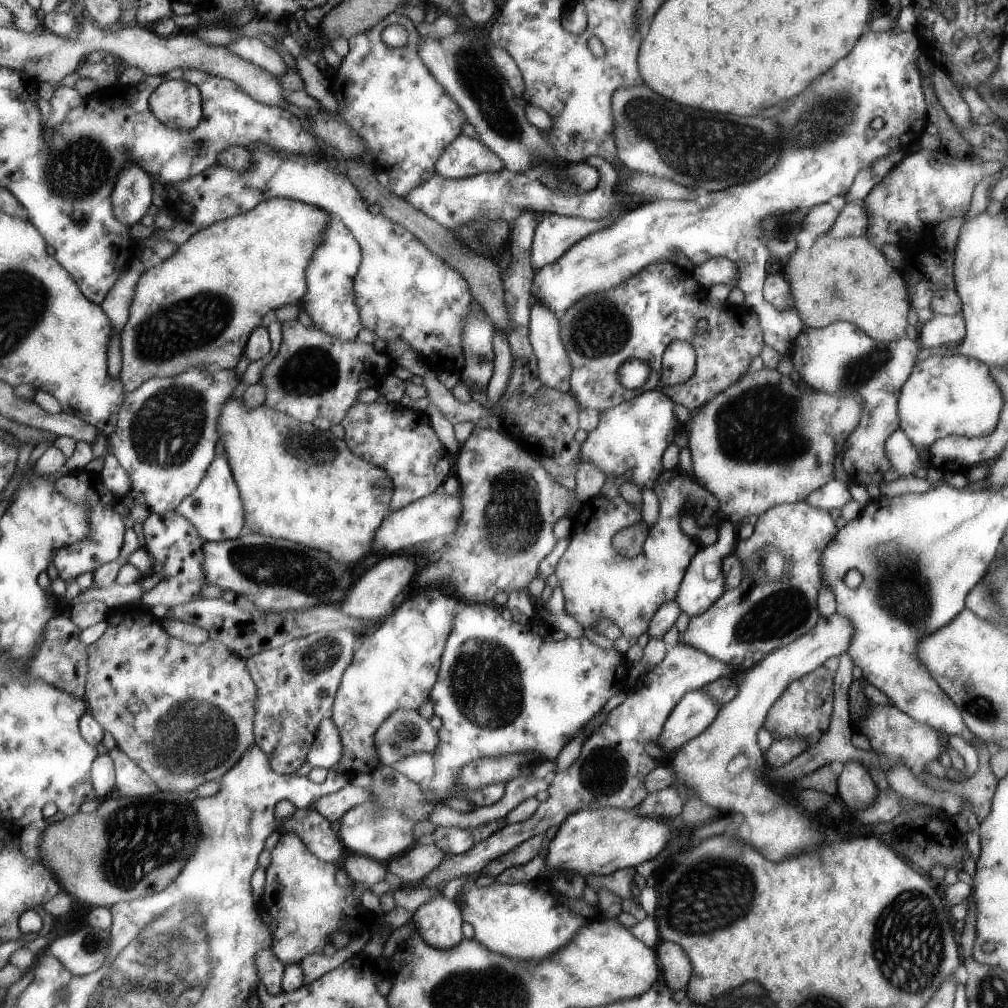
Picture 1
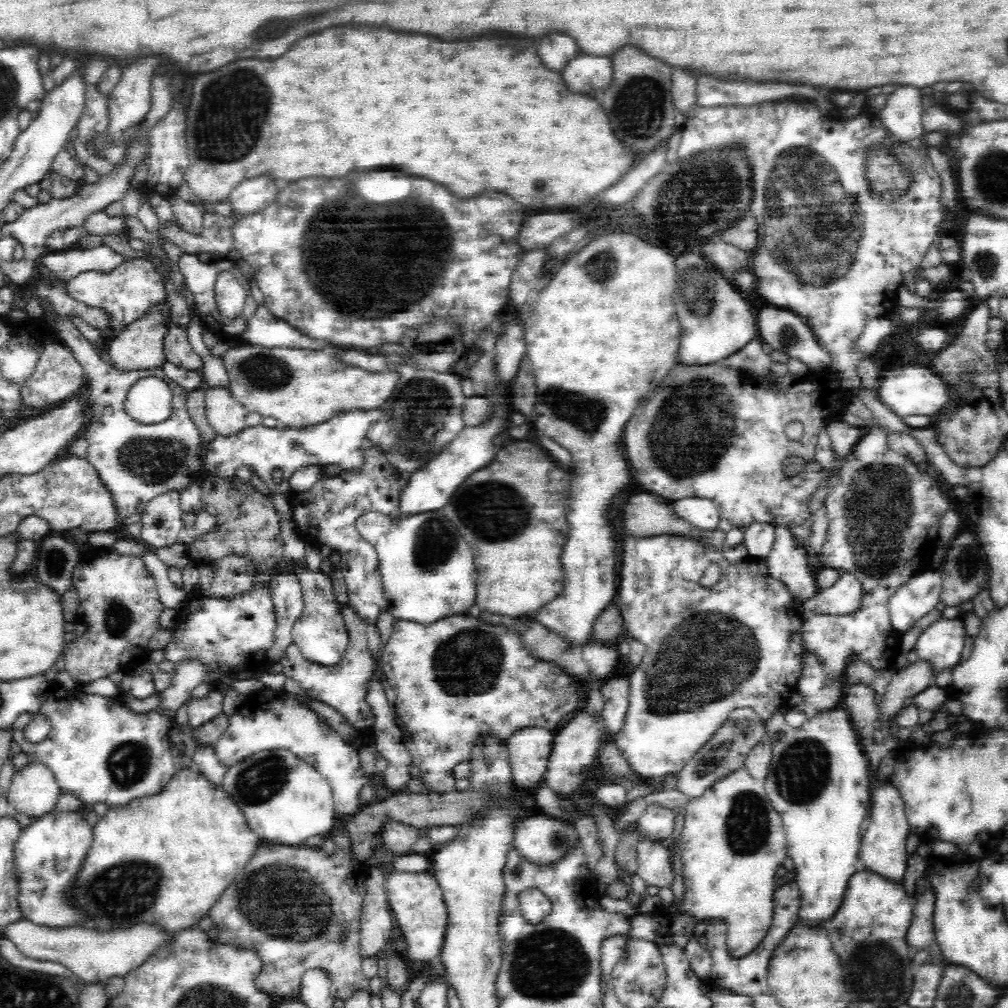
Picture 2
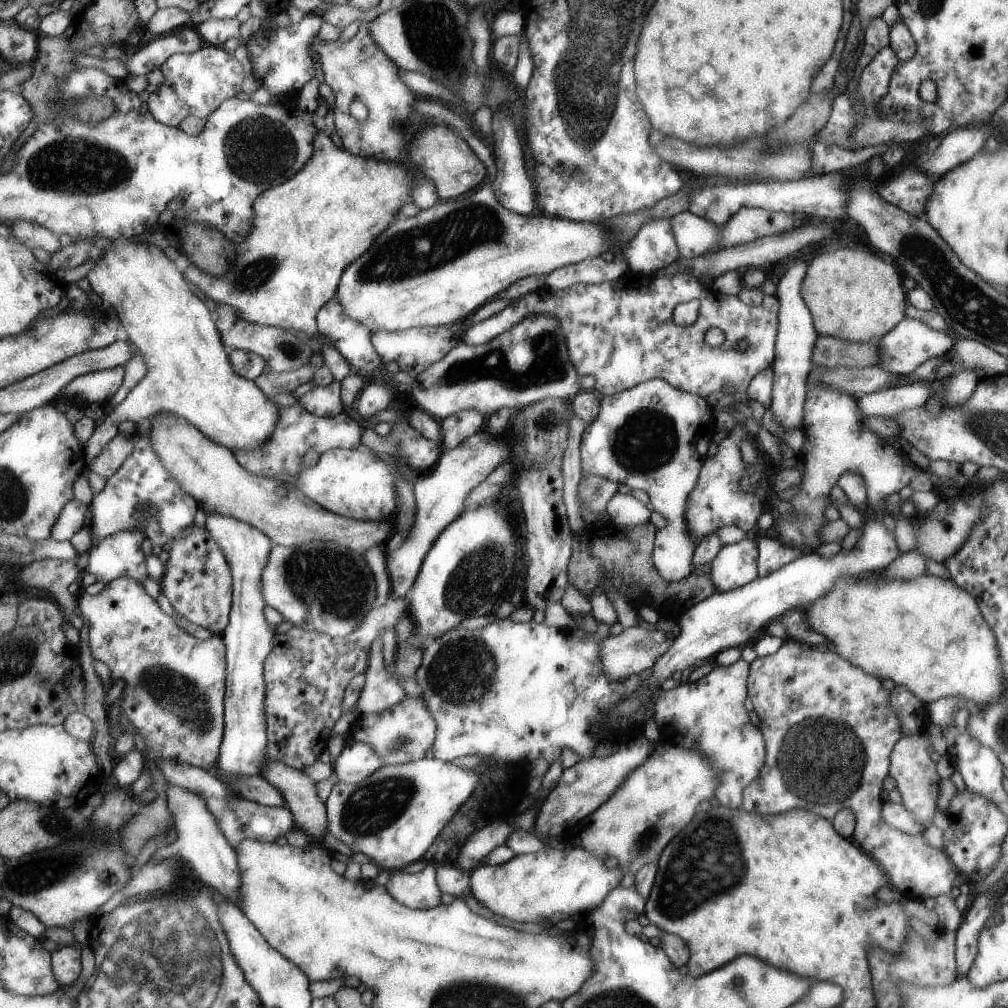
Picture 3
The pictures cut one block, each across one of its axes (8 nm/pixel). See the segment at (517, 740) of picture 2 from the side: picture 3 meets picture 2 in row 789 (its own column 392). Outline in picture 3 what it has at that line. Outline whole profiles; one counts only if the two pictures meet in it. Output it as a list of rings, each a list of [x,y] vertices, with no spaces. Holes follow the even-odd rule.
[[[161,411],[152,414],[150,442],[153,442],[166,470],[174,475],[186,494],[197,499],[206,514],[214,512],[250,523],[269,535],[274,544],[291,547],[298,542],[324,540],[337,542],[364,555],[370,546],[385,545],[395,533],[393,520],[368,522],[346,518],[326,510],[302,494],[296,485],[252,474],[237,461],[233,451],[220,446],[208,435],[202,434],[193,423],[173,413]]]

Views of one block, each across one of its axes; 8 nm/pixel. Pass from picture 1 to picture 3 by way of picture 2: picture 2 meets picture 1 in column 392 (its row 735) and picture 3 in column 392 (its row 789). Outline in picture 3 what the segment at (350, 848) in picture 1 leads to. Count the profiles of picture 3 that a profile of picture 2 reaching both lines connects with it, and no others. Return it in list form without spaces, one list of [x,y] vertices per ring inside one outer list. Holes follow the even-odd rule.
[[[423,758],[422,760],[417,760],[414,762],[397,764],[396,766],[385,764],[378,768],[376,772],[370,774],[366,777],[364,781],[359,783],[346,784],[345,782],[336,782],[334,788],[332,788],[330,796],[326,801],[326,816],[328,816],[328,830],[336,836],[339,840],[342,840],[346,846],[349,846],[354,853],[362,852],[368,856],[369,861],[374,862],[379,869],[387,870],[389,872],[401,871],[408,865],[414,864],[422,860],[426,853],[429,852],[429,848],[437,840],[440,832],[448,824],[448,822],[453,818],[453,816],[461,809],[461,806],[469,800],[468,796],[476,790],[476,786],[482,782],[482,774],[478,770],[470,770],[470,768],[460,768],[456,764],[451,764],[450,762],[442,762],[436,758]]]

